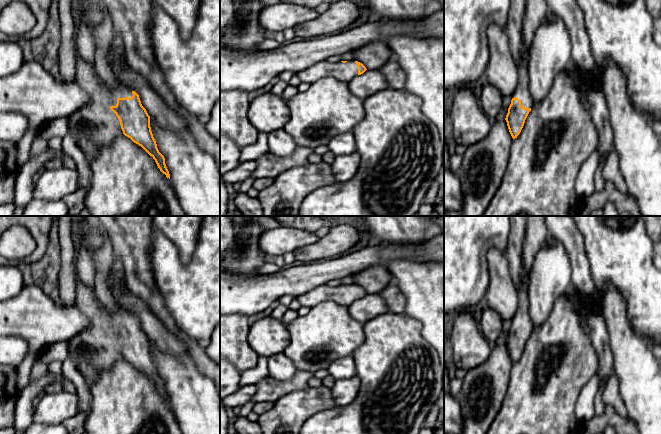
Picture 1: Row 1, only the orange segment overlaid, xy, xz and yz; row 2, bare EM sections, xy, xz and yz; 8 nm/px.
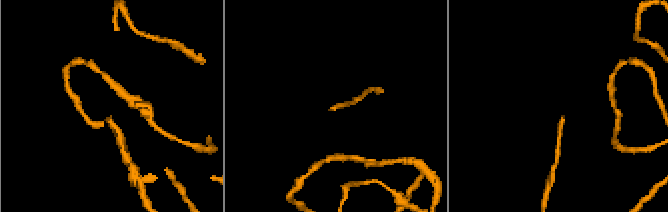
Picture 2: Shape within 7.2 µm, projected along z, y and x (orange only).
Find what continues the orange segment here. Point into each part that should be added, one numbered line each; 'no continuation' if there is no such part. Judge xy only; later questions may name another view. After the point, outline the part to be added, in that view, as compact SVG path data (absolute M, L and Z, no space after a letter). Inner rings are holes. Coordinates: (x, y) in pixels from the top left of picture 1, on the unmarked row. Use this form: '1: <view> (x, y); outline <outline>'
1: xy (95, 350); outline M80 280L76 281L75 305L88 317L91 325L68 341L68 357L74 362L86 383L91 386L98 381L104 372L111 371L120 360L124 359L120 345L110 331L116 330L118 322L131 322L133 318L125 308L120 307L118 304L116 312L108 311L98 300L95 291Z

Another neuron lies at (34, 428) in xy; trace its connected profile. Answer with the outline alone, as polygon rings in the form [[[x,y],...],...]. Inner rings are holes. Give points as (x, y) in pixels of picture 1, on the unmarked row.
[[[32,422],[24,434],[68,434],[63,424],[44,424]]]

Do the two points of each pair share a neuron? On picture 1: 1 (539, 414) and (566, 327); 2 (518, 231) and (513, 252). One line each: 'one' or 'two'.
1: one
2: one

